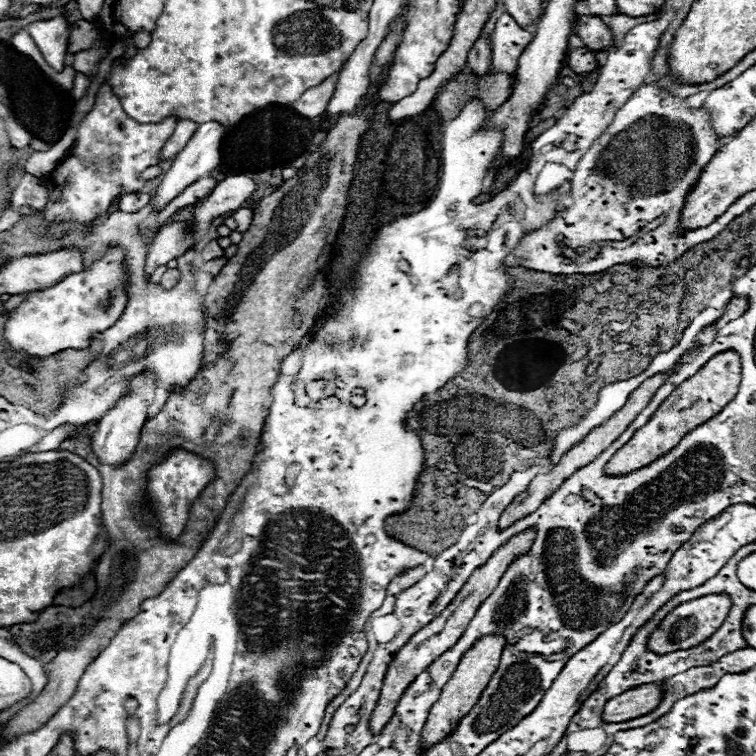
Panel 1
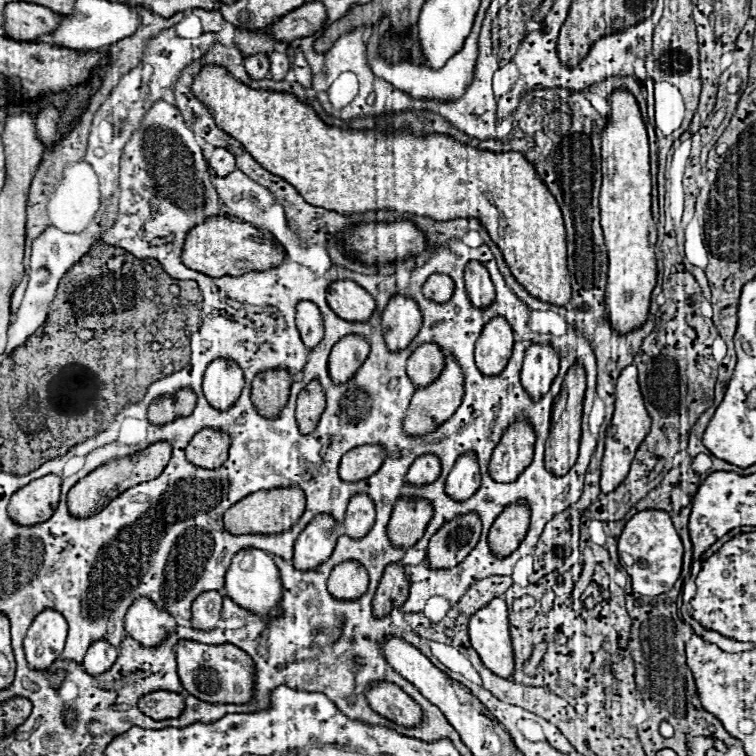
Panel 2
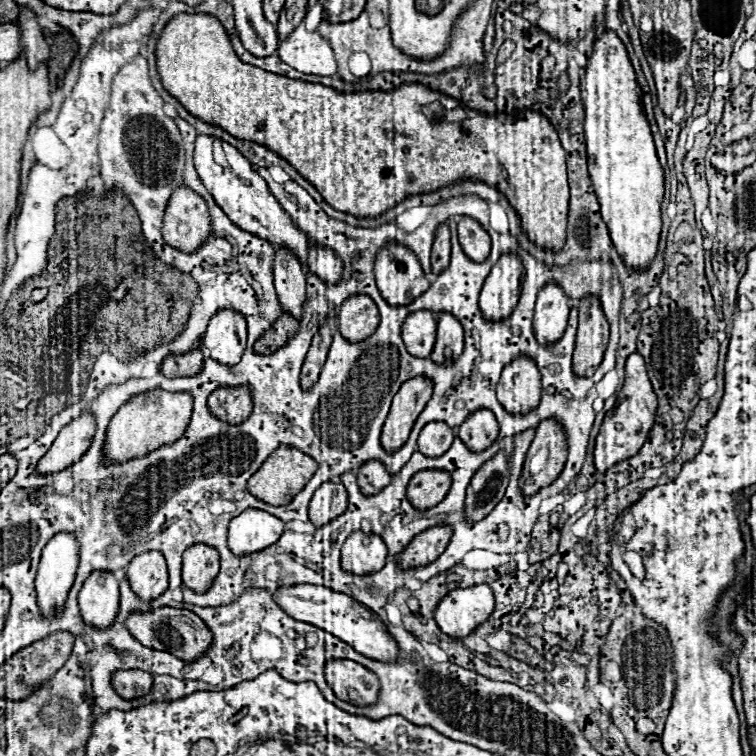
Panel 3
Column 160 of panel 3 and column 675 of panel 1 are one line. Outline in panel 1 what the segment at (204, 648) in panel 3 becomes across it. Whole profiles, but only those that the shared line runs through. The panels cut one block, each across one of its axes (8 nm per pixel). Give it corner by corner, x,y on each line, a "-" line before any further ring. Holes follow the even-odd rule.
708,594
708,596
702,596
698,600
684,602
684,604
676,606
658,624
658,628
650,634
648,650
652,650
654,654
668,654
674,650
686,650
686,648
698,646
702,640
712,636
722,626
724,618
728,616
728,610
730,610
730,598
722,596
722,594

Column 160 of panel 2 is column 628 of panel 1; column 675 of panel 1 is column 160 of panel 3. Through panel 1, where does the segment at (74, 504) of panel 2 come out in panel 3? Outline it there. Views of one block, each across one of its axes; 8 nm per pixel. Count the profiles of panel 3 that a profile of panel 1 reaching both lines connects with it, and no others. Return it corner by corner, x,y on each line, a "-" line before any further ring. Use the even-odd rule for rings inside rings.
152,390
146,394
138,394
128,404
124,404
110,420
102,456
110,464
122,464
124,460
148,456
148,452
154,452
156,448
172,444
172,440
178,440
188,428
190,416
192,416
192,396
188,392

